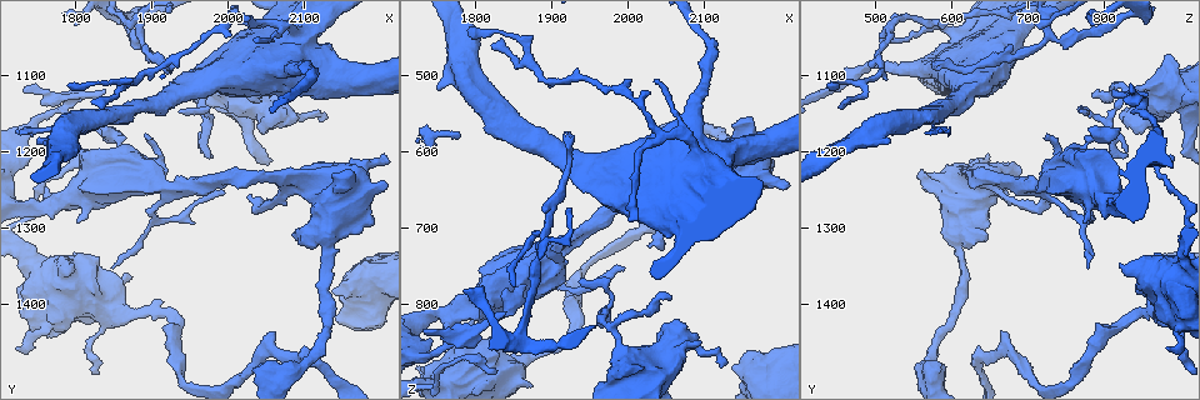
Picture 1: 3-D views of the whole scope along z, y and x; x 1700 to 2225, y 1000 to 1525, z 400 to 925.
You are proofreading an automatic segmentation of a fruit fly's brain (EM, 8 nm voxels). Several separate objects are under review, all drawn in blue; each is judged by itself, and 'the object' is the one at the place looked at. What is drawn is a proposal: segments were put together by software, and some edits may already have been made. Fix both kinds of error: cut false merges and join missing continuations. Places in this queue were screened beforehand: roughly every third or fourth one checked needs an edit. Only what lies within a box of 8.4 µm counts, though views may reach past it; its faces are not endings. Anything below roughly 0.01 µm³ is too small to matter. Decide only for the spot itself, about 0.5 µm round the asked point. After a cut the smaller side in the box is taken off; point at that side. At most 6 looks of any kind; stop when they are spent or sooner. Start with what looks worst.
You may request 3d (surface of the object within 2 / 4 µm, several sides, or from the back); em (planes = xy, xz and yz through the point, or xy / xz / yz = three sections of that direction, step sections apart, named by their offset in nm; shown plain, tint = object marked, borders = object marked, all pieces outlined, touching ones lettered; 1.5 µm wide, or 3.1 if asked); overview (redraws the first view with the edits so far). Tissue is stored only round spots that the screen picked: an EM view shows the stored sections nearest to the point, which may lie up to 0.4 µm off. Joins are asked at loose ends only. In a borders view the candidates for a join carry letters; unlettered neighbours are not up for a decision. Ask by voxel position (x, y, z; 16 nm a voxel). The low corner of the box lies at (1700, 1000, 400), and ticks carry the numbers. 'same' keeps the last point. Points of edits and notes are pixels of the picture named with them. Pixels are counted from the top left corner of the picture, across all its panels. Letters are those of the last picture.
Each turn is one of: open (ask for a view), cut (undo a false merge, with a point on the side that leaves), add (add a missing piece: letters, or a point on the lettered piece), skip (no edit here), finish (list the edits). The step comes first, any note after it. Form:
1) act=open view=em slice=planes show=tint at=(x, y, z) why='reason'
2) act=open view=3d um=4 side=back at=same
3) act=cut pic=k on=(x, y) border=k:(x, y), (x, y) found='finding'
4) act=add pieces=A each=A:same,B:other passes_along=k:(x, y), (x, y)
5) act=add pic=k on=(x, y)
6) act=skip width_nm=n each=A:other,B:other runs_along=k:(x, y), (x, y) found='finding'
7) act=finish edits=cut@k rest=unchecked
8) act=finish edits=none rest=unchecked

act=open view=3d um=2 at=(1820, 1170, 820) why='branch stops here'

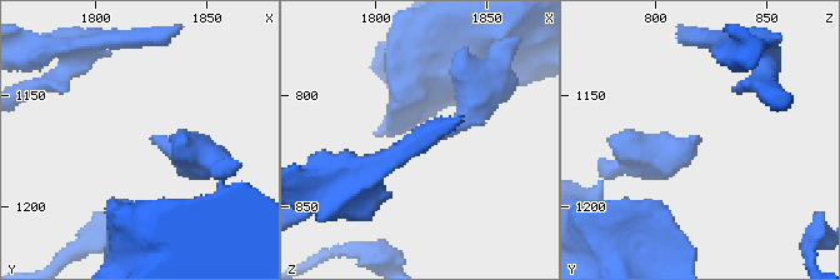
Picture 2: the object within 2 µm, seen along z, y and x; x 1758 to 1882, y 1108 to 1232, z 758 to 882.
act=open view=em slice=planes show=plain at=(1824, 1170, 819)

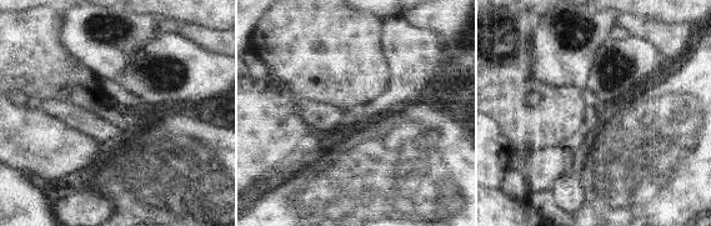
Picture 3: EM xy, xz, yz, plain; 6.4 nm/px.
act=open view=em slice=planes show=borders at=same why='what lies round it'

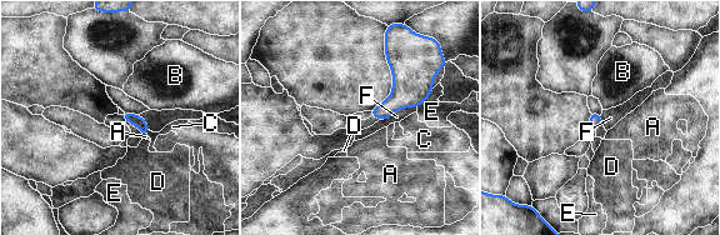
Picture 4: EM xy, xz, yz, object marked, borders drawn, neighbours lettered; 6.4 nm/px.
act=skip each=A:other,B:other,C:other,D:other,E:other,F:other border=4:(416, 106), (398, 109), (383, 120) found='none of them fits'

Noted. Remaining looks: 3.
act=open view=3d um=4 at=(1755, 1440, 890) why='calibre changes'

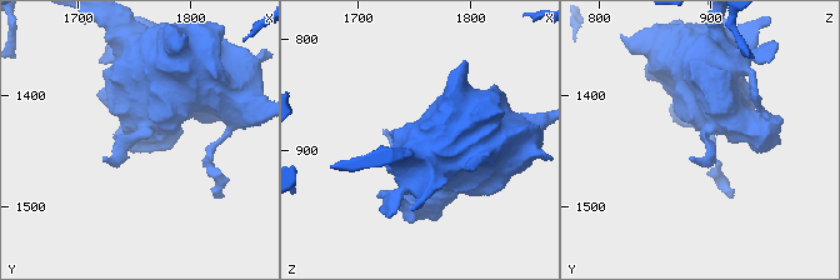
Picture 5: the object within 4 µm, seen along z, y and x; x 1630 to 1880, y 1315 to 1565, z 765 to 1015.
act=open view=em slice=planes show=borders at=(1752, 1436, 894) why='now the EM'

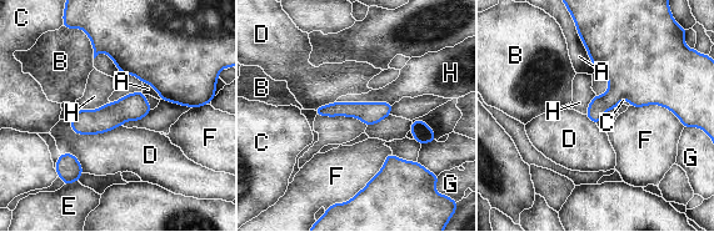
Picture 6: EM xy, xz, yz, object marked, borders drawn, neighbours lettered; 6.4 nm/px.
act=skip longest_contact=H:360nm each=A:other,B:other,C:other,D:other,E:other,F:other,G:other,H:other runs_along=6:(146, 106), (73, 121) found='one cell here'

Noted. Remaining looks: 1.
act=finish edits=none rest=unchecked

